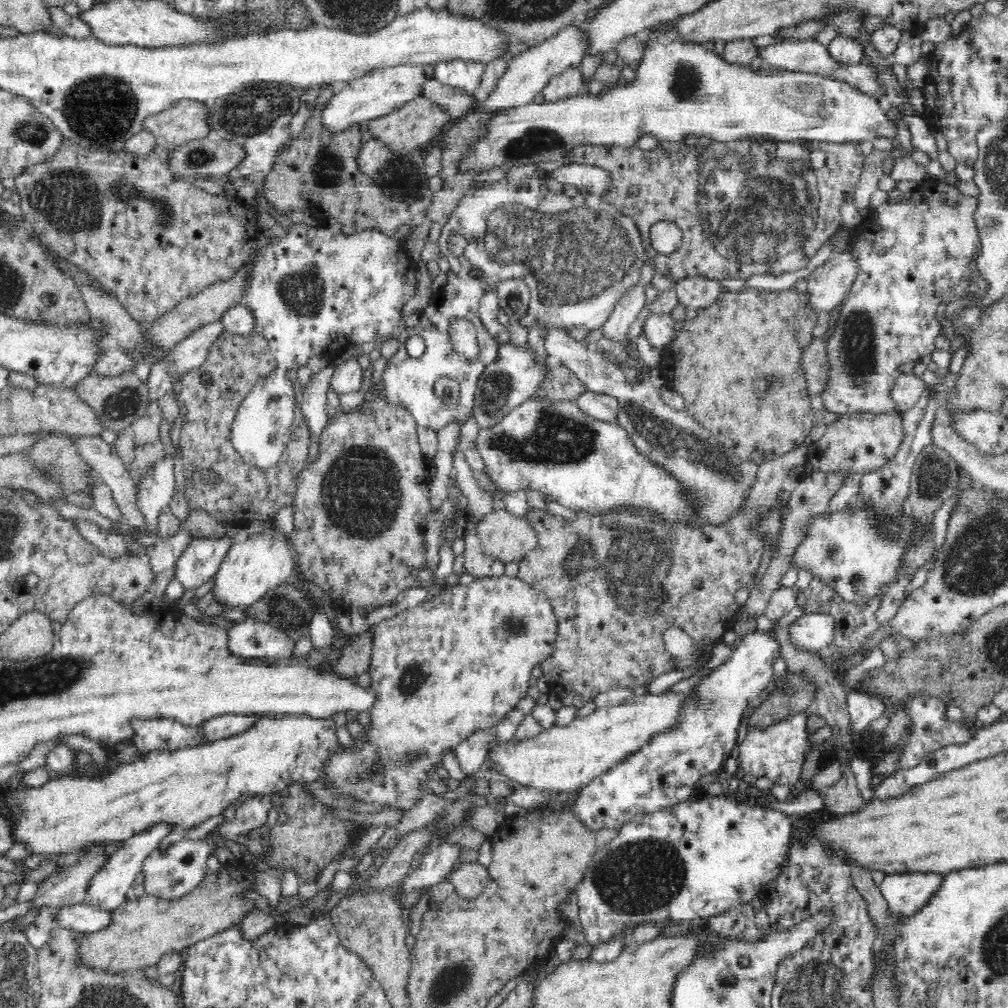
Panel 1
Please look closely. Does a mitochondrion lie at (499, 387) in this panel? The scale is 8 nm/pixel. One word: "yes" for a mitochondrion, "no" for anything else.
yes

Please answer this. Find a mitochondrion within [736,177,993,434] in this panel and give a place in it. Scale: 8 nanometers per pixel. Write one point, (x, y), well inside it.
(856, 344)

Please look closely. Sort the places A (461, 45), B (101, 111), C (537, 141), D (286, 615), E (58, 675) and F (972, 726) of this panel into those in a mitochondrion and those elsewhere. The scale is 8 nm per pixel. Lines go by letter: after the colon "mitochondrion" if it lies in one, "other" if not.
A: other
B: mitochondrion
C: mitochondrion
D: mitochondrion
E: mitochondrion
F: other

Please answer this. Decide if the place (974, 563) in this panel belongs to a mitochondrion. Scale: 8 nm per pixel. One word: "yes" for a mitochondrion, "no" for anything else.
yes

